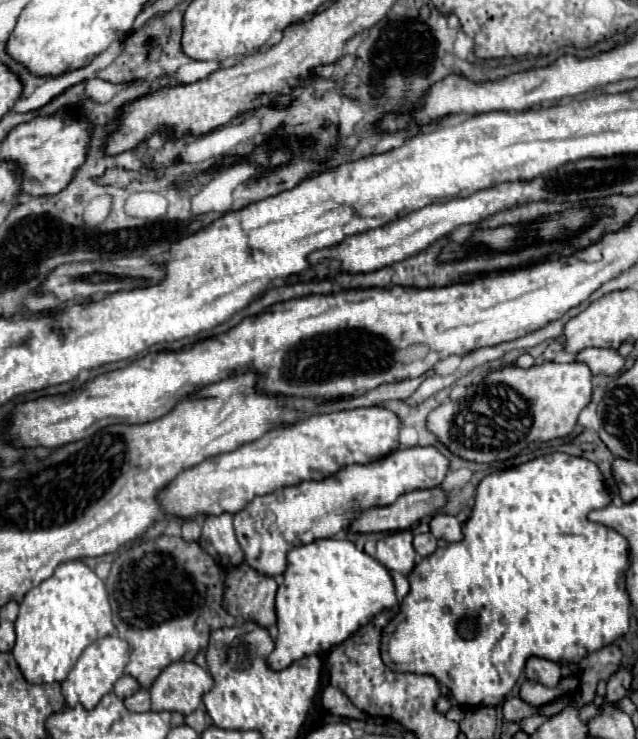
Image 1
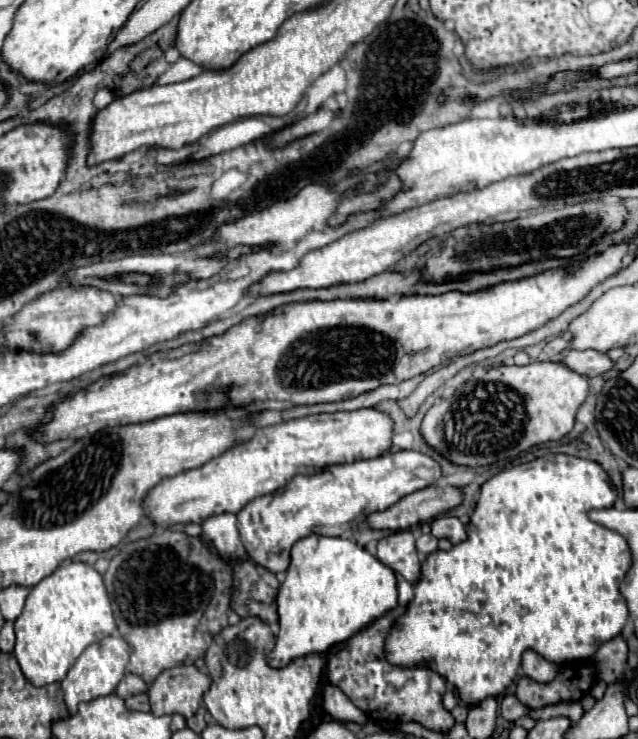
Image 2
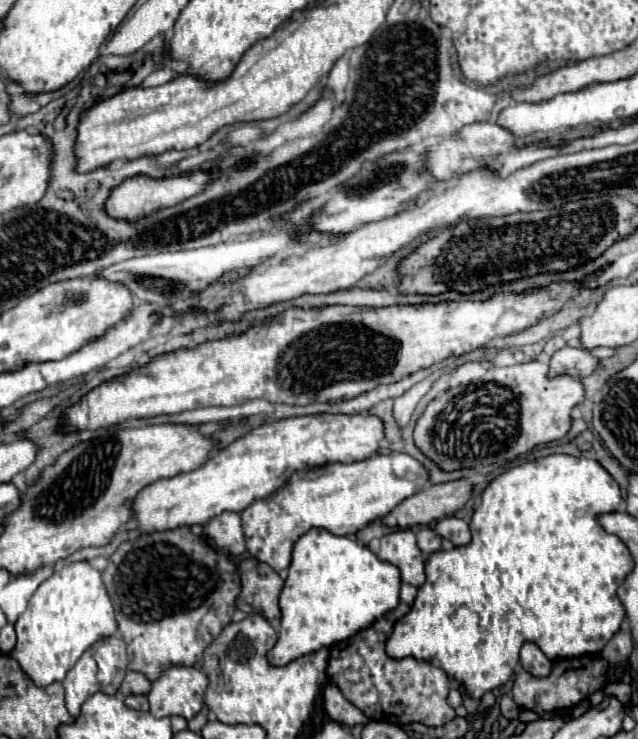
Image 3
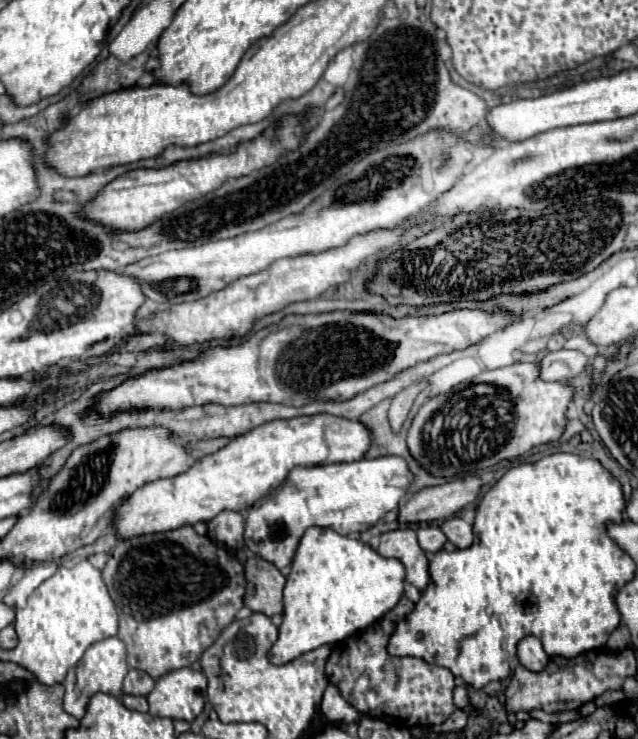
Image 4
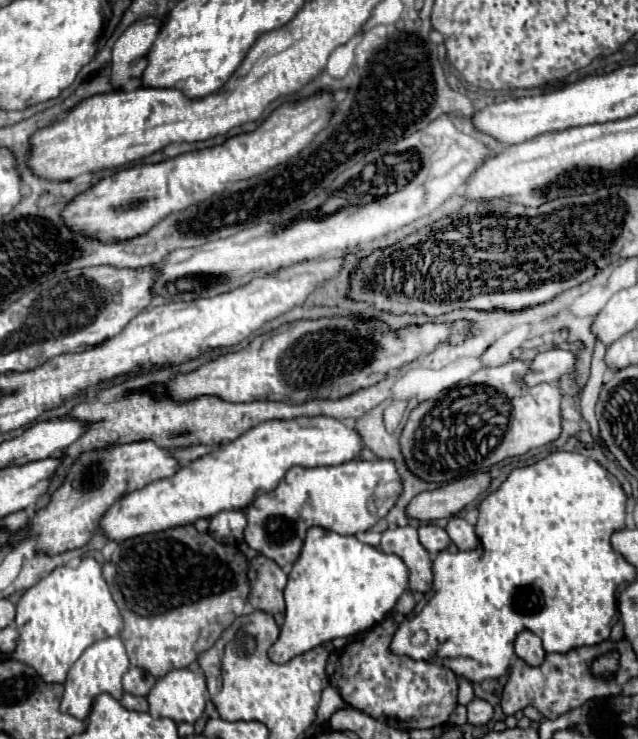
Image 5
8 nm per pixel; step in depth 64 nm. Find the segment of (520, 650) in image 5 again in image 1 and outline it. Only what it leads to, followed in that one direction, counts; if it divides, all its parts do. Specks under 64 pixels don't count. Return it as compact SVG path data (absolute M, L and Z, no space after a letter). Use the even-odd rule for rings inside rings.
M532 656L528 662L526 662L526 676L534 682L540 682L548 688L554 688L560 680L562 680L562 674L560 674L560 666L556 662L550 662L550 660L544 660L544 658L536 658Z

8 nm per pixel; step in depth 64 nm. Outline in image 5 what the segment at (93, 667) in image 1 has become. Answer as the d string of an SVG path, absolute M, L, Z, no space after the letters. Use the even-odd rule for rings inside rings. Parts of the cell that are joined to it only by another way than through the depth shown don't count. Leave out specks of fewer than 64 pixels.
M116 636L116 638L104 638L94 642L92 646L88 646L84 650L84 654L76 660L76 664L70 668L68 678L64 682L64 696L62 696L62 704L60 710L66 714L72 714L78 720L84 720L90 712L90 706L94 702L94 698L102 692L108 692L110 696L114 696L116 700L122 698L122 676L128 670L128 656L126 656L126 648L124 642Z

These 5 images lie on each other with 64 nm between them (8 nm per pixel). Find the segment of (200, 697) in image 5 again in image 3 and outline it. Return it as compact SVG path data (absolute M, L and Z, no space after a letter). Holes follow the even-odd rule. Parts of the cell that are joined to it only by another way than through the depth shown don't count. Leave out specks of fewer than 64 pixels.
M192 666L168 668L168 672L152 682L152 690L148 694L150 714L156 718L176 714L190 720L200 712L206 688L208 678L200 670Z

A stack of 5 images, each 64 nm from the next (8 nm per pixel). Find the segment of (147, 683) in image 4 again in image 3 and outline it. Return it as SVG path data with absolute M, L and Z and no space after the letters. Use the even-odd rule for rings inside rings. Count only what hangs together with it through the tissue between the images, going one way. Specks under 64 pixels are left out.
M126 672L126 678L120 686L120 694L122 696L130 696L130 694L148 694L150 692L150 682L146 680L144 674L140 672Z

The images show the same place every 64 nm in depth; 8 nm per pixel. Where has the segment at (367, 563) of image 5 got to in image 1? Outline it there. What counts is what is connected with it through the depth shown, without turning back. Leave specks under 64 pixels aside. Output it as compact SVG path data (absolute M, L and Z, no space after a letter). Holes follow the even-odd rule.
M316 540L312 544L292 548L286 560L288 566L284 582L278 586L276 594L276 648L266 658L268 668L276 672L304 656L326 654L356 632L356 628L372 620L372 616L398 604L388 568L358 550L350 540Z

